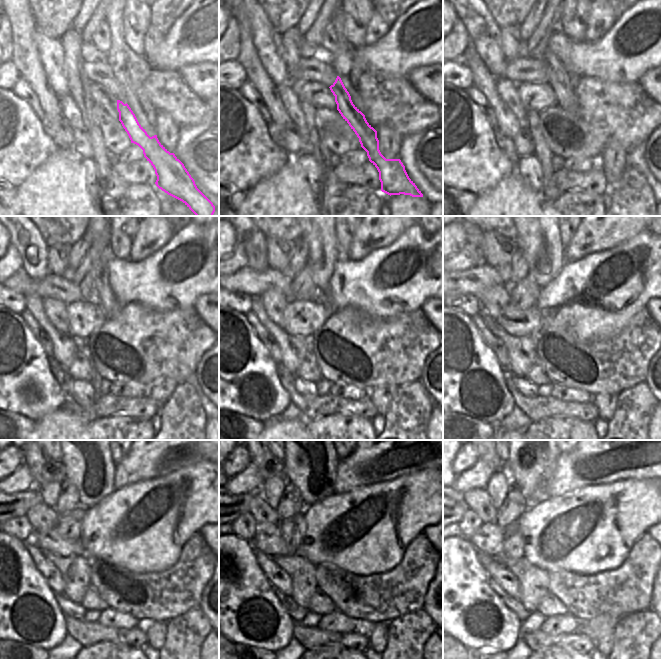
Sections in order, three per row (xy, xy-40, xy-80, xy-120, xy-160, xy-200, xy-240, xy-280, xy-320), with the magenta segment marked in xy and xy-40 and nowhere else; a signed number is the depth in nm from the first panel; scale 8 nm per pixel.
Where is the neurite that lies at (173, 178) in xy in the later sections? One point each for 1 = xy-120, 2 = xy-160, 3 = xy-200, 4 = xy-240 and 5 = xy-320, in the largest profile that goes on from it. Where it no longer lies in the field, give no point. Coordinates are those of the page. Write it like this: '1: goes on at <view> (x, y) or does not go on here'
1: goes on at xy-120 (102, 293)
2: goes on at xy-160 (321, 276)
3: goes on at xy-200 (546, 273)
4: goes on at xy-240 (107, 486)
5: goes on at xy-320 (553, 460)

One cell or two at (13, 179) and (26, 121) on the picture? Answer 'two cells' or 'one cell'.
one cell

